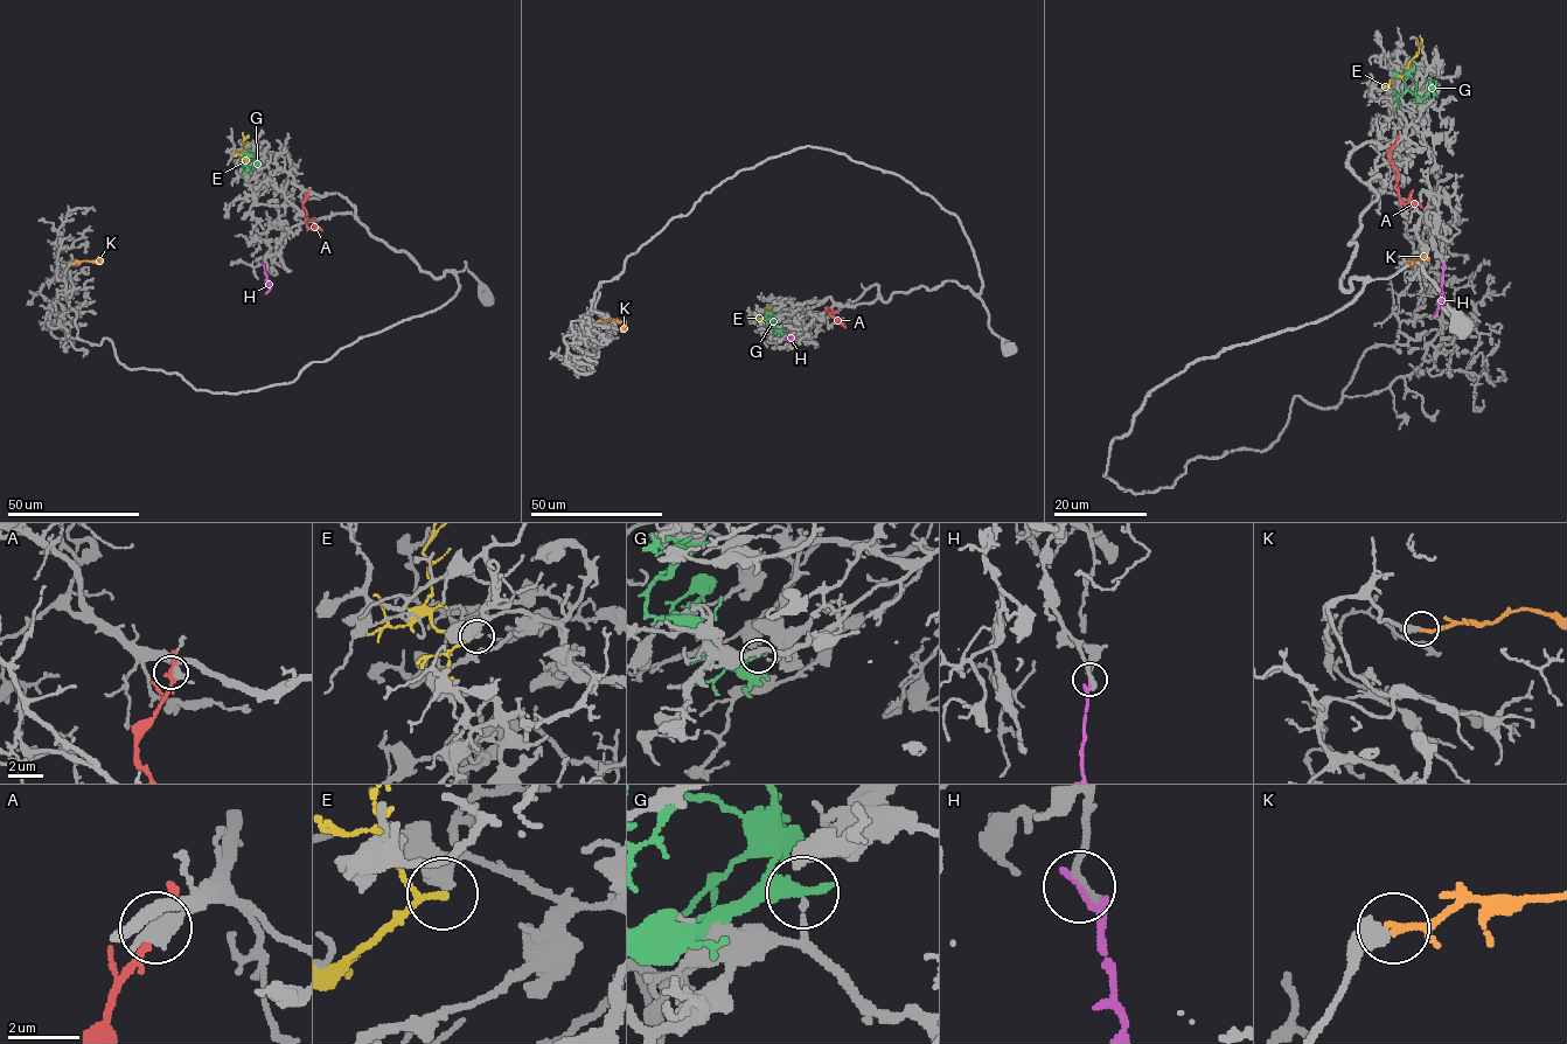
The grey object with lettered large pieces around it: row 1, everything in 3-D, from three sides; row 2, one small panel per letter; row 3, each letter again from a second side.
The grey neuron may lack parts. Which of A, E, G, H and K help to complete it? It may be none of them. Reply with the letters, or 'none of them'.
K

